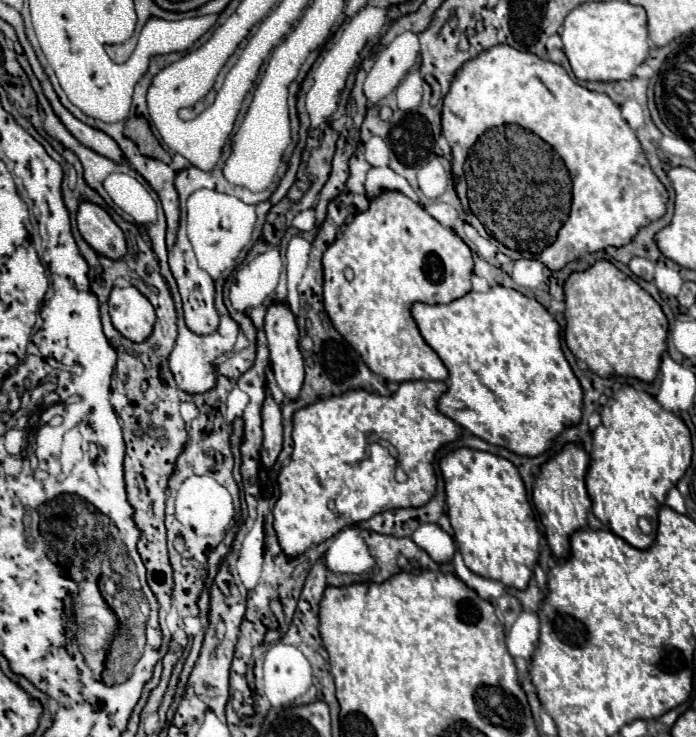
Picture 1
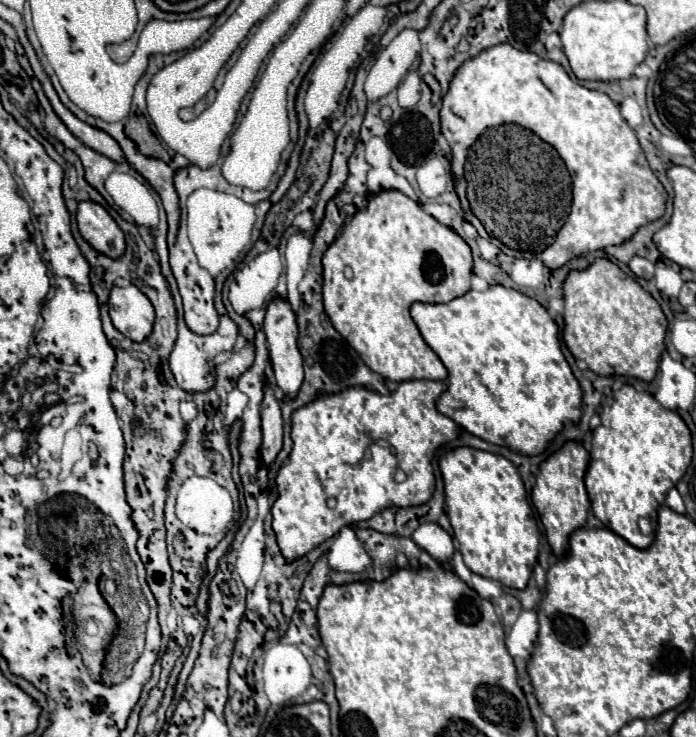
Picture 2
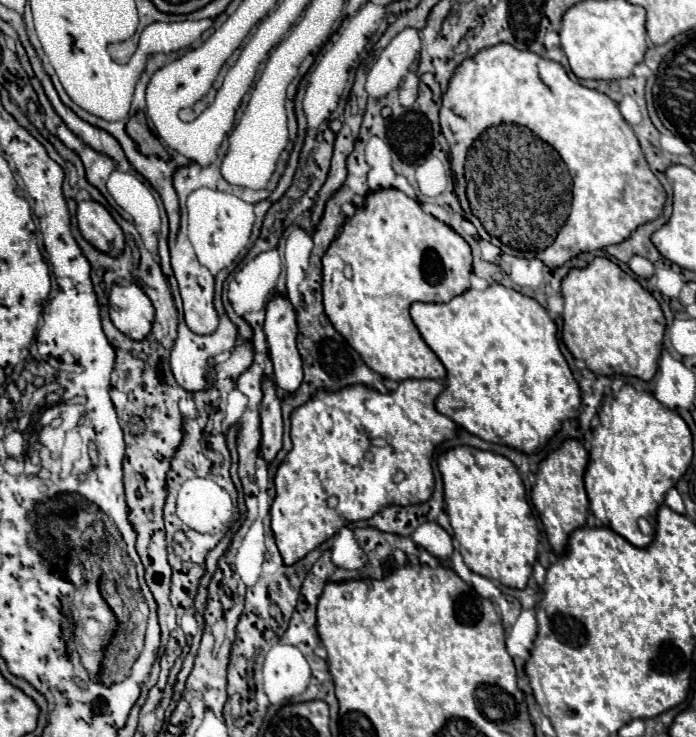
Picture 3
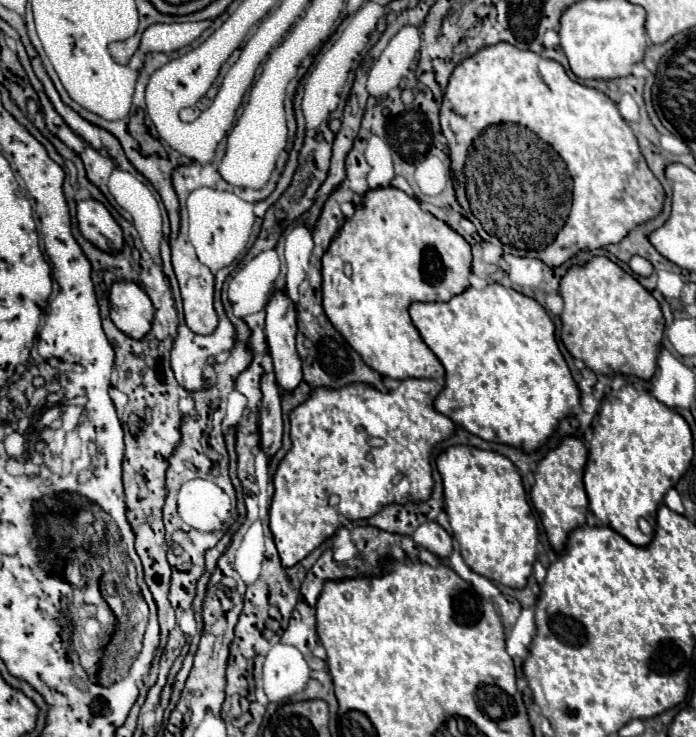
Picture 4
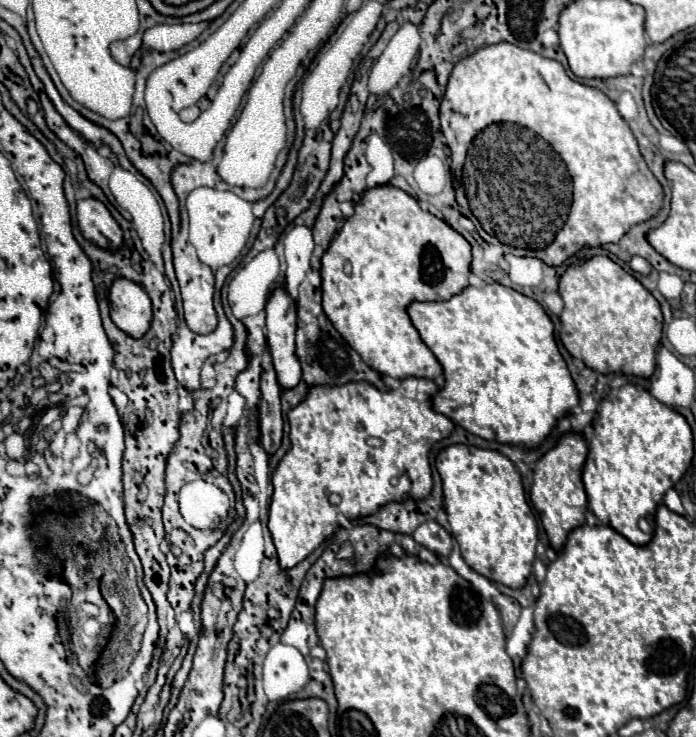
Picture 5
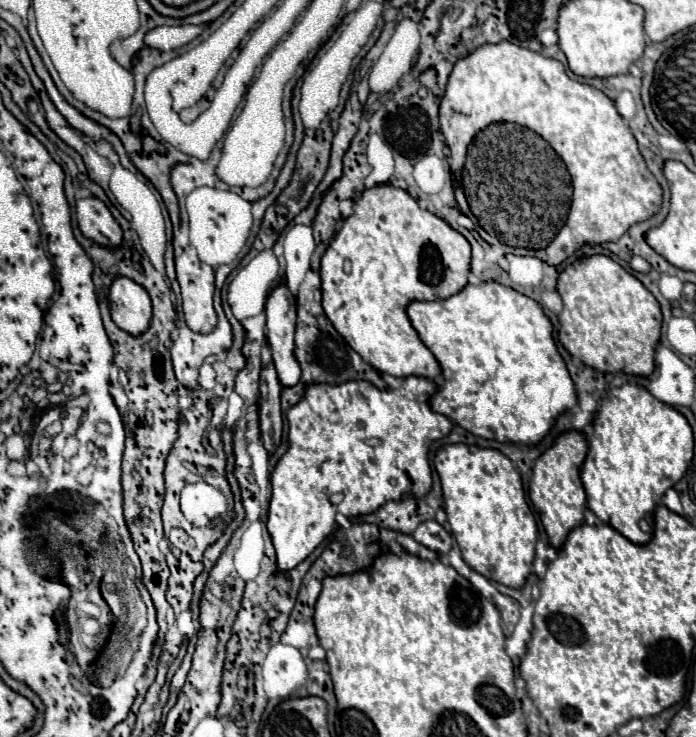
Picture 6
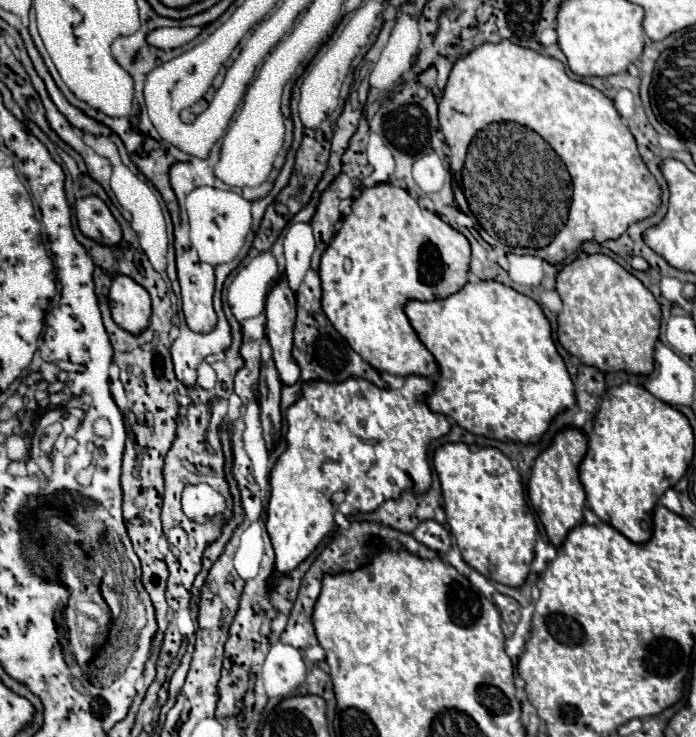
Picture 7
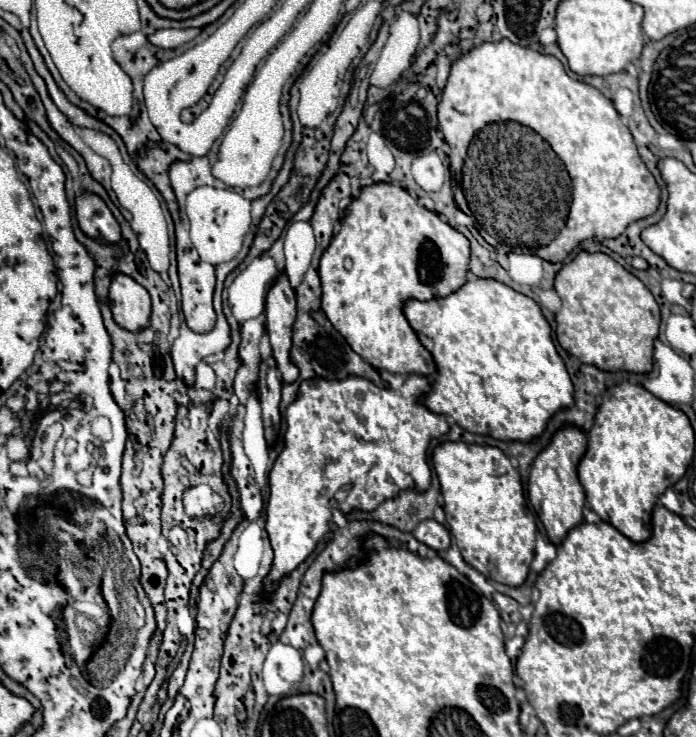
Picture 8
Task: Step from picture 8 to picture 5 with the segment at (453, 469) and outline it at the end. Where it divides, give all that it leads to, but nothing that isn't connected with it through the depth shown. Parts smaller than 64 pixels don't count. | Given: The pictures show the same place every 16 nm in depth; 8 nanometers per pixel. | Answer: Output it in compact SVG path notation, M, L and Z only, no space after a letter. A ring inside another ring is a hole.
M448 446L436 458L436 468L442 478L444 486L444 510L448 514L448 522L452 526L452 536L460 544L460 552L464 562L488 580L500 582L510 588L522 588L532 572L532 564L536 558L536 544L538 544L538 526L532 510L526 502L522 478L516 466L494 450L482 450L476 446Z

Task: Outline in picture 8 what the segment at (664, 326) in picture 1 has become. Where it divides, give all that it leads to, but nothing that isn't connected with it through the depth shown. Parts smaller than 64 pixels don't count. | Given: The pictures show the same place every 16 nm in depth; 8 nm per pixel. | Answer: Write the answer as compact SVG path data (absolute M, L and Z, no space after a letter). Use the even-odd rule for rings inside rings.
M580 252L570 264L566 264L558 272L554 288L562 298L562 310L556 314L556 338L566 352L576 356L580 362L592 364L604 372L626 370L636 374L648 374L652 370L652 344L658 338L660 330L660 306L654 300L652 292L634 274L624 270L616 260L602 252Z

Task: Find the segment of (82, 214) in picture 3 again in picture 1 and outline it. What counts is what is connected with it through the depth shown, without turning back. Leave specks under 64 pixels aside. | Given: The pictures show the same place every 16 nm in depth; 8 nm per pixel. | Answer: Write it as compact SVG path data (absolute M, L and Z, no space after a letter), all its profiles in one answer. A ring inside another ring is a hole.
M82 202L78 208L78 230L82 238L110 260L120 260L126 254L126 240L116 222L106 210L92 202Z

